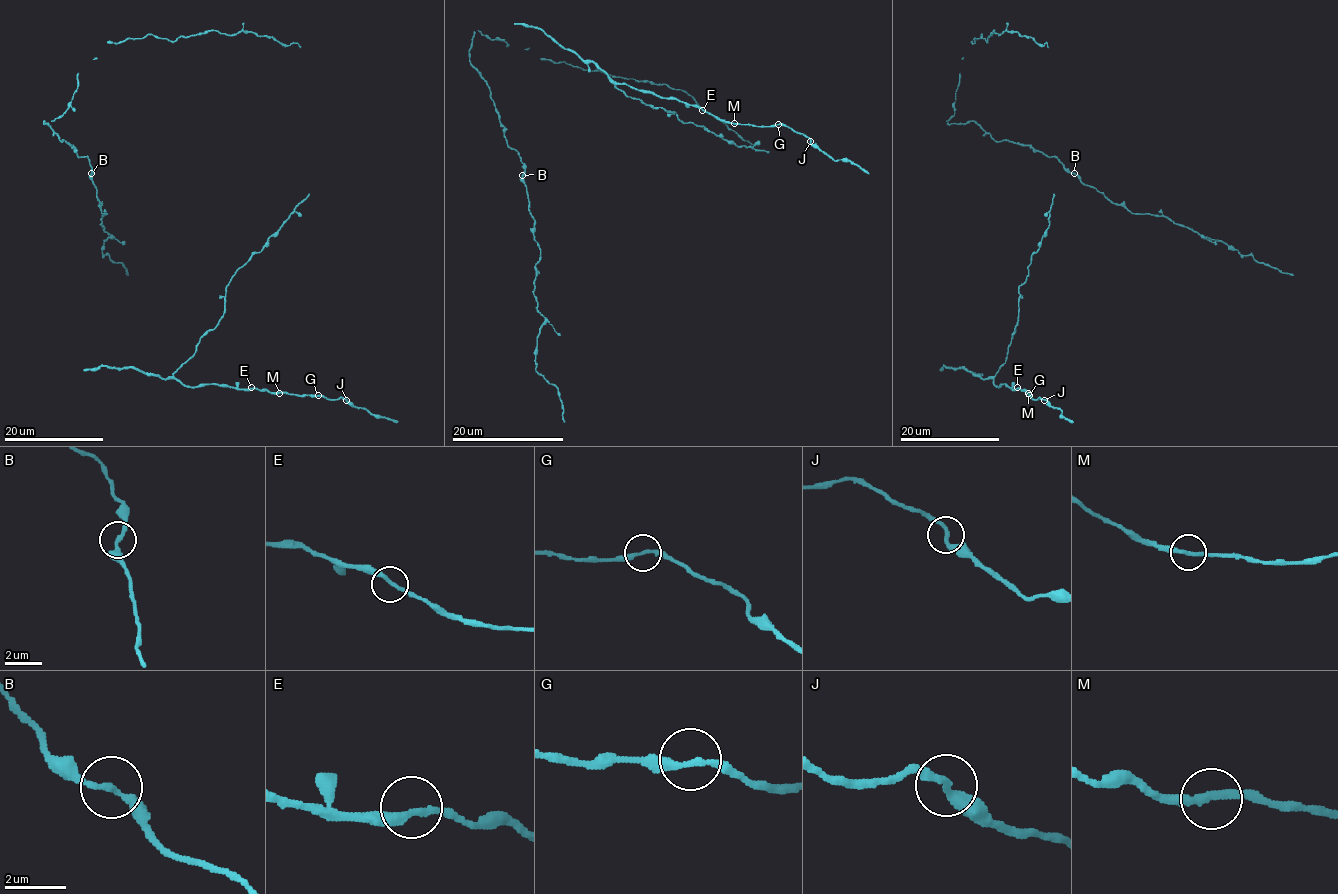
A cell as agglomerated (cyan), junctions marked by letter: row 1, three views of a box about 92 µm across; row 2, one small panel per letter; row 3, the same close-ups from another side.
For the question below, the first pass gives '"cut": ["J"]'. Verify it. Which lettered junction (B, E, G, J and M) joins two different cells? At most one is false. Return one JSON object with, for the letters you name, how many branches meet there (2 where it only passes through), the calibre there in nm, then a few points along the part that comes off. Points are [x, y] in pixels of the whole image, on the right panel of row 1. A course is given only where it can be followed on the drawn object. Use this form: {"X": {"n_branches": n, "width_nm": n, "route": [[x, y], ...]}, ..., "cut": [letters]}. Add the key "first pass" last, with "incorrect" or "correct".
{"cut": [], "first pass": "incorrect"}

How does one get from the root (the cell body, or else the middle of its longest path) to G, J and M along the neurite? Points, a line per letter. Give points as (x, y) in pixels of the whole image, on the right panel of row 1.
G: (1028, 270), (1018, 289), (1018, 322), (1007, 359), (993, 383), (1029, 395)
J: (1028, 270), (1018, 289), (1018, 322), (1007, 359), (993, 383), (1044, 400)
M: (1028, 270), (1026, 281), (1018, 289), (1018, 322), (1007, 359), (993, 378), (997, 386), (1005, 384), (1028, 392)

